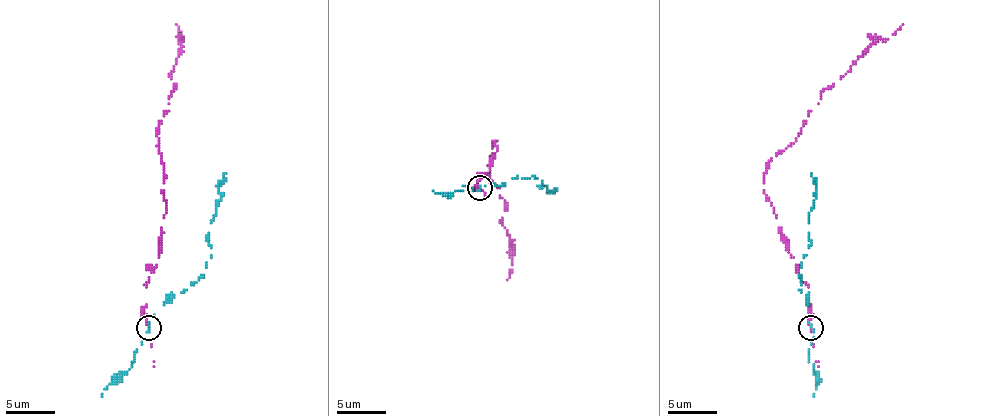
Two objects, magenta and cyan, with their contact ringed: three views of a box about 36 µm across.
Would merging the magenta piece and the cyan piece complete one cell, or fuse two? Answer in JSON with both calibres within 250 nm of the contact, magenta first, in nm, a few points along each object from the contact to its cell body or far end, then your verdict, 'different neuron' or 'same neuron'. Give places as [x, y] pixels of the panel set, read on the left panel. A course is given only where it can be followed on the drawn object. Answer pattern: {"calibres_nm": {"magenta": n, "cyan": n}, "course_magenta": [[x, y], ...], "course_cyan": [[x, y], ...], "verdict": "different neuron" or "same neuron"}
{"calibres_nm": {"magenta": 190, "cyan": 140}, "course_magenta": [[149, 327], [146, 287], [166, 208], [156, 136], [174, 91], [171, 71], [181, 44], [176, 24]], "course_cyan": [[149, 327], [154, 314], [171, 297], [201, 277], [211, 257], [208, 242], [221, 198], [218, 183], [226, 173]], "verdict": "different neuron"}

